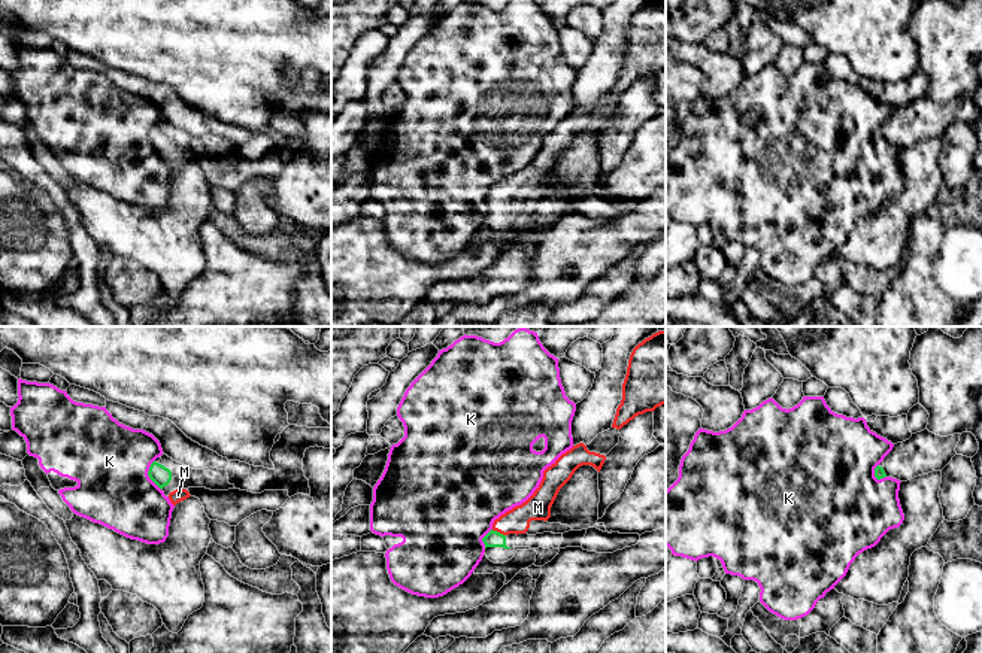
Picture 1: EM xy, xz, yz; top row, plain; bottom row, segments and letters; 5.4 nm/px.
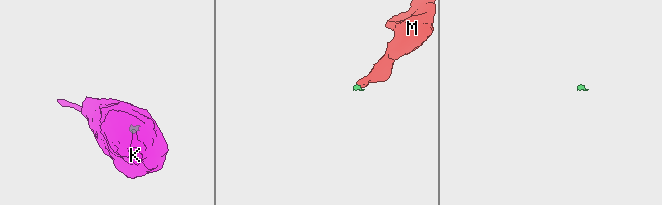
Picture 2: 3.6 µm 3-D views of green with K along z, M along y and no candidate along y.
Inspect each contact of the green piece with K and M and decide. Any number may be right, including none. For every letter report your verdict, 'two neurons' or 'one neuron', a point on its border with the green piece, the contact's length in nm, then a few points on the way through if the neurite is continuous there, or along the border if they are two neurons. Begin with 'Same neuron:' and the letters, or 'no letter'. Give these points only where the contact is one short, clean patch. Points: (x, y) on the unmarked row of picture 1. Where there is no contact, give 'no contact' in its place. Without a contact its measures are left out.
Same neuron: M
K: two neurons | xy (148, 140) | 170 nm | along xy (154, 125), (148, 143), (160, 155)
M: one neuron | xz (499, 199) | 90 nm | across xz (493, 204), (499, 199), (508, 190), (538, 173)

